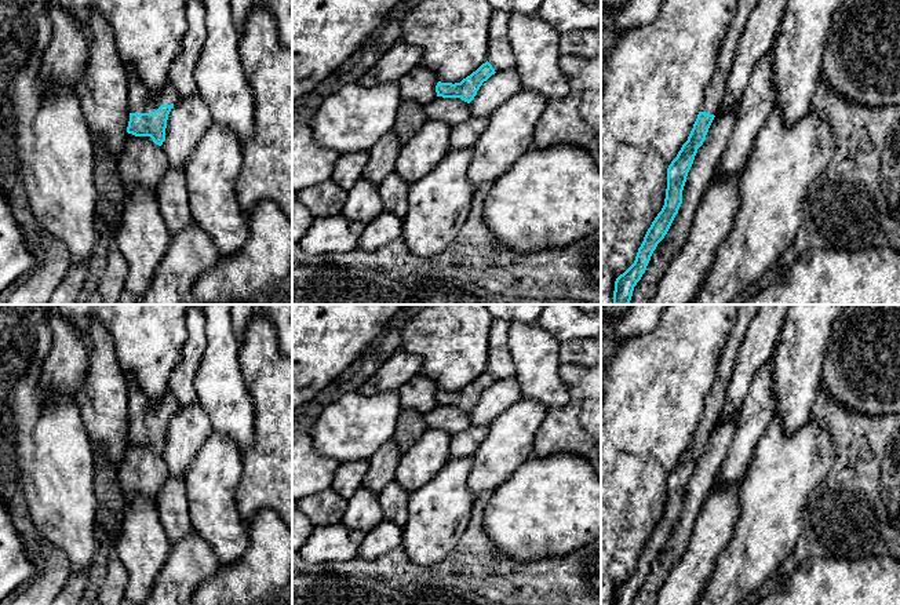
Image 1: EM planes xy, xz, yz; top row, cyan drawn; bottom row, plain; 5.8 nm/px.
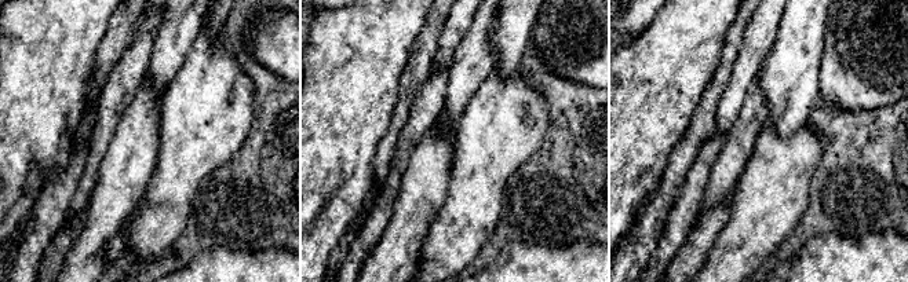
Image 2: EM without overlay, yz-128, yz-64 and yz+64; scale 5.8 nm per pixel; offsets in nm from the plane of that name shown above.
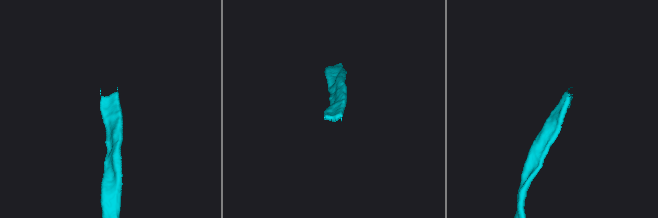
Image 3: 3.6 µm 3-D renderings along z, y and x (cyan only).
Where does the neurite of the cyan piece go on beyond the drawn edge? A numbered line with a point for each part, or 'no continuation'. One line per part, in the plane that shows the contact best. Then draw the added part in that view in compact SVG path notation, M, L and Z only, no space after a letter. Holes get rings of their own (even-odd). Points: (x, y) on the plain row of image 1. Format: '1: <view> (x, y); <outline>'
1: xy (141, 408); M128 375L127 382L130 422L152 422L161 413L175 413L179 411L181 407L170 390L160 400L153 400L136 386L131 375Z

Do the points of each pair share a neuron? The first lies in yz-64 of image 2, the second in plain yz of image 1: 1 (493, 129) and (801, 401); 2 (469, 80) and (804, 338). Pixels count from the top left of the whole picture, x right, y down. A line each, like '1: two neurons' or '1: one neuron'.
1: two neurons
2: two neurons

